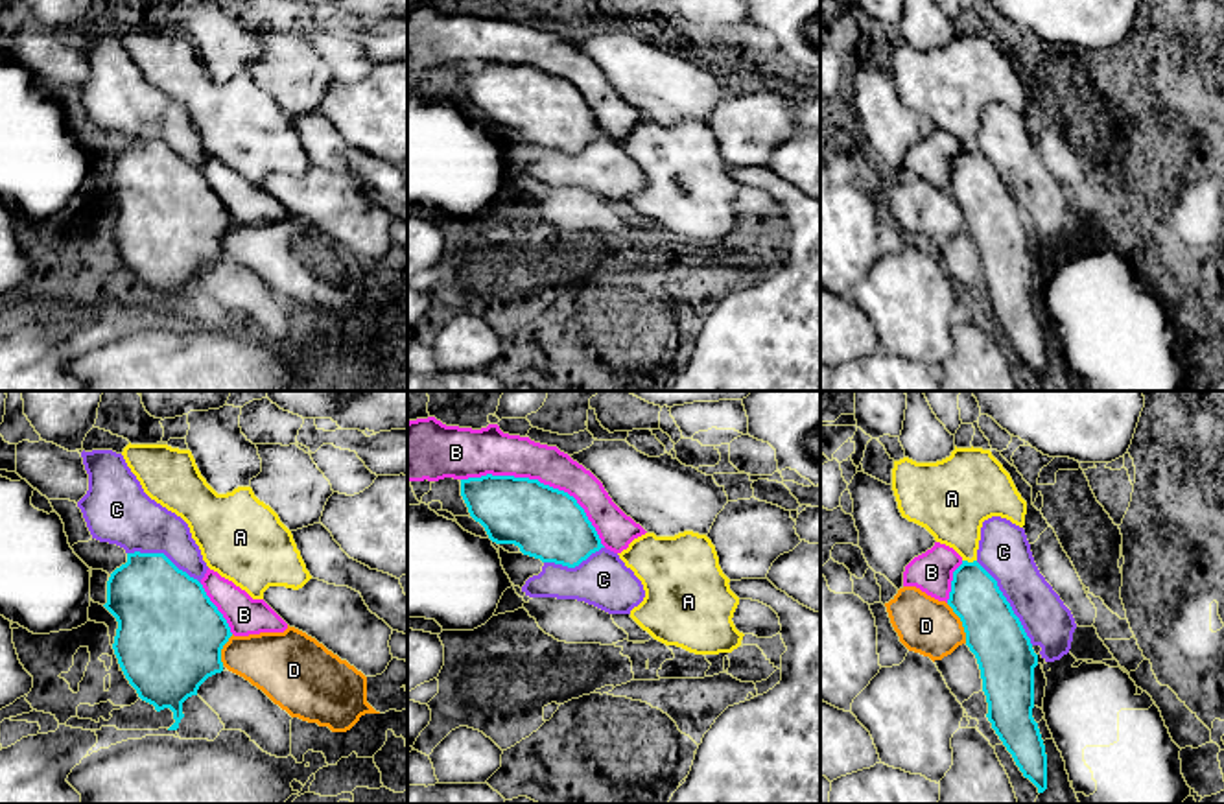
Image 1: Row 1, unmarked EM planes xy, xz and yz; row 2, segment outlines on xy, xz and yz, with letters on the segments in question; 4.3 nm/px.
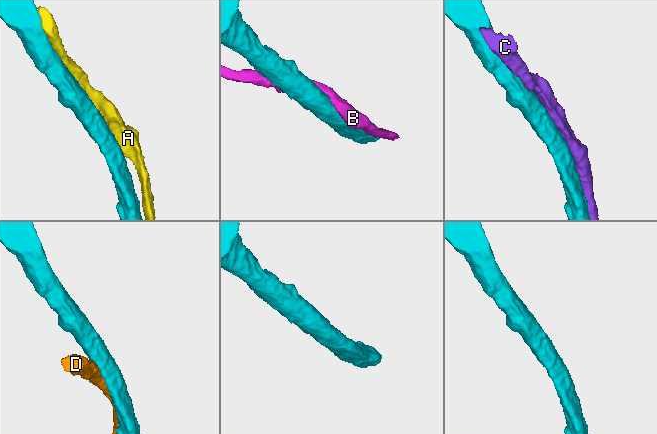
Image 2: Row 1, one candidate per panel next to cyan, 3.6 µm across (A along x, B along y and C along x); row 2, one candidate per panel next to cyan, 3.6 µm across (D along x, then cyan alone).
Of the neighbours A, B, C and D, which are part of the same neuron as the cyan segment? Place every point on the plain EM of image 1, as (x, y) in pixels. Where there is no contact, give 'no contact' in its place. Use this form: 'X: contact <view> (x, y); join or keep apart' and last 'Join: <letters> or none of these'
A: contact yz (970, 150); keep apart
B: contact xz (542, 70); keep apart
C: contact yz (1009, 190); keep apart
D: contact yz (963, 211); keep apart
Join: none of these

